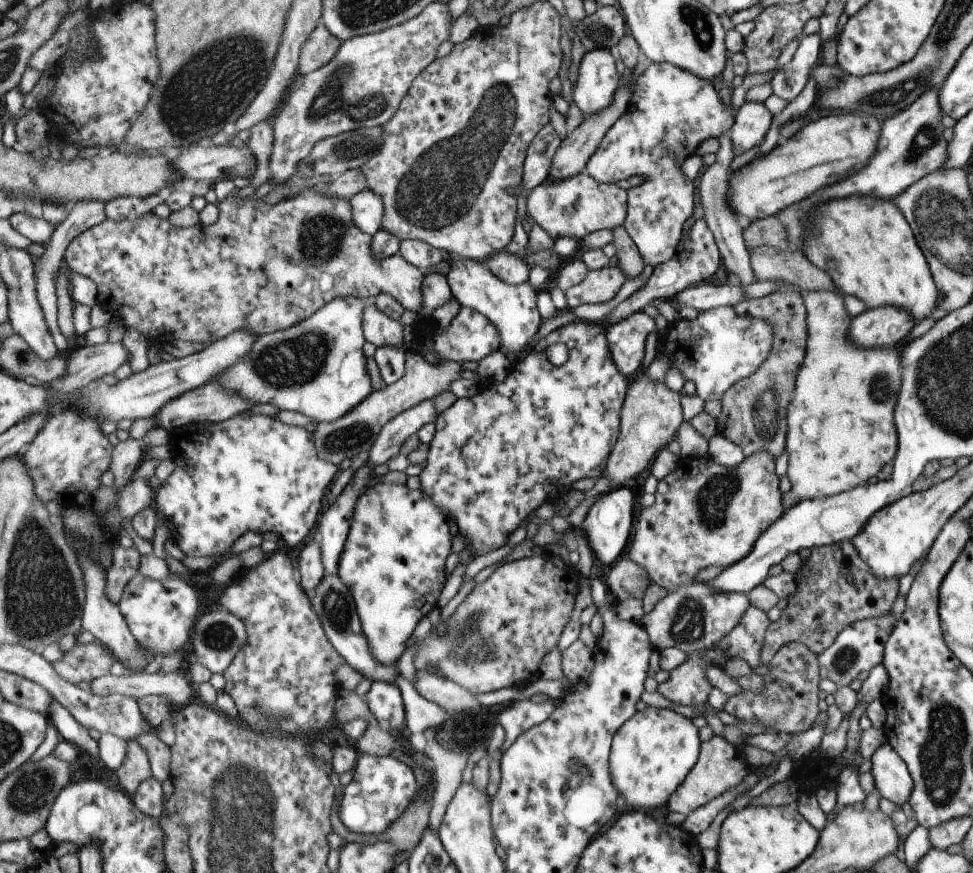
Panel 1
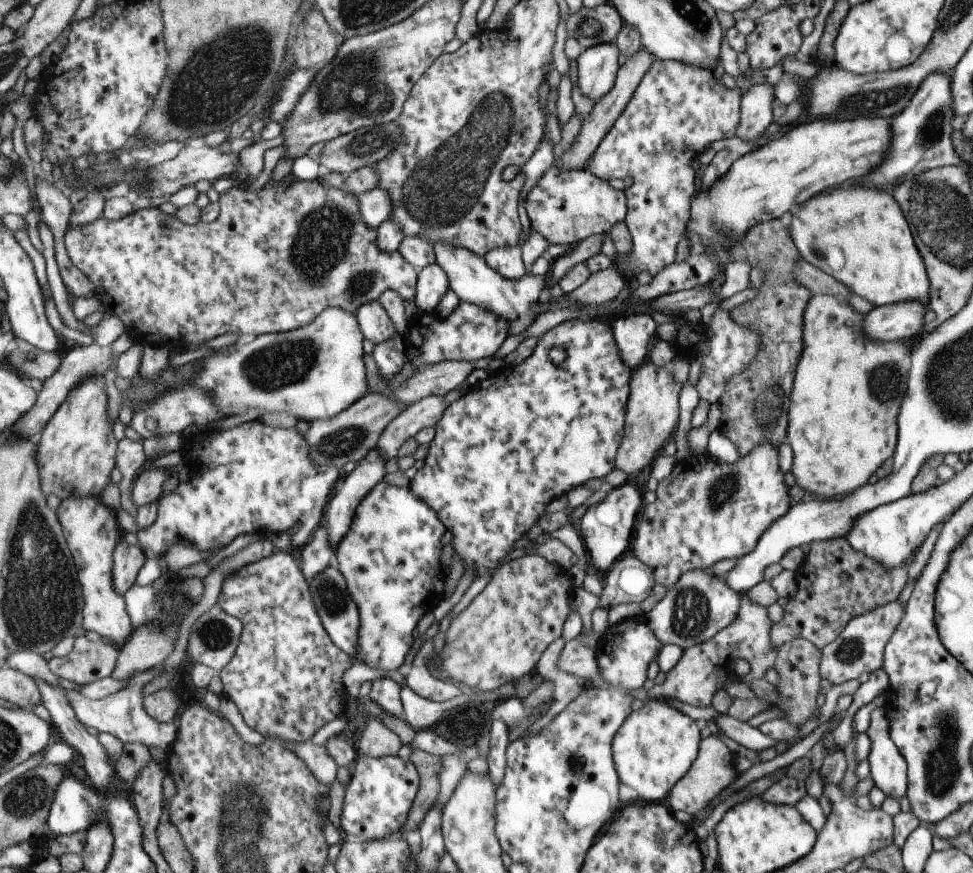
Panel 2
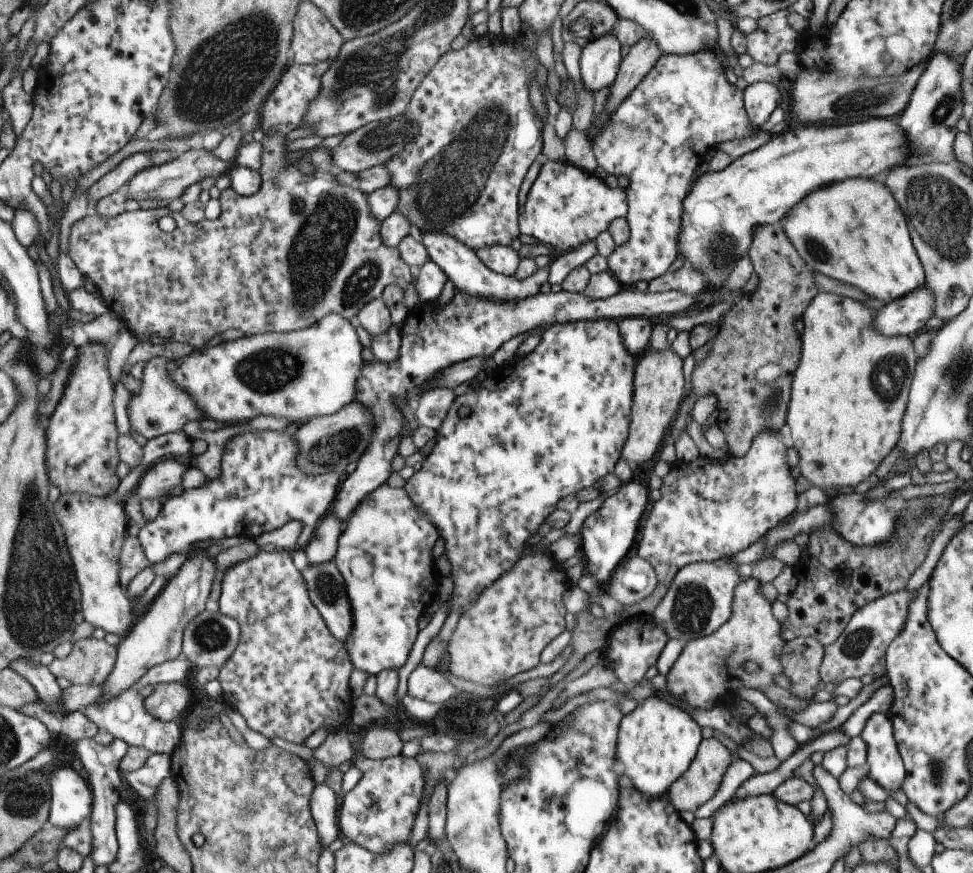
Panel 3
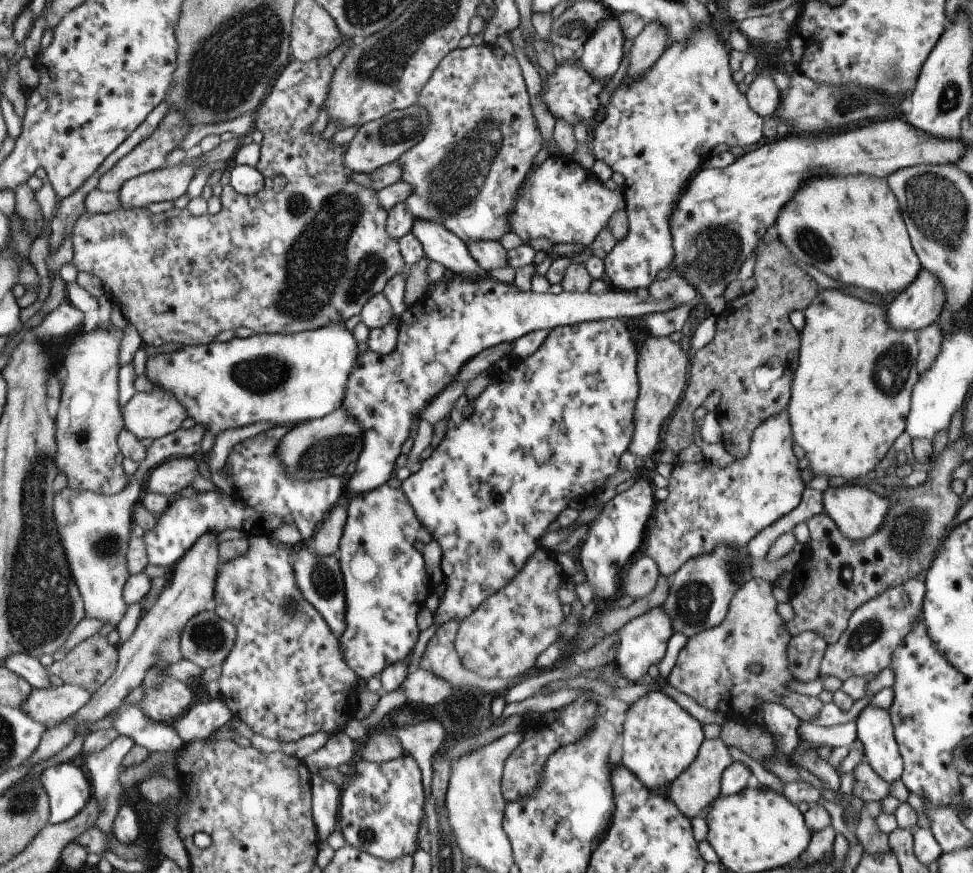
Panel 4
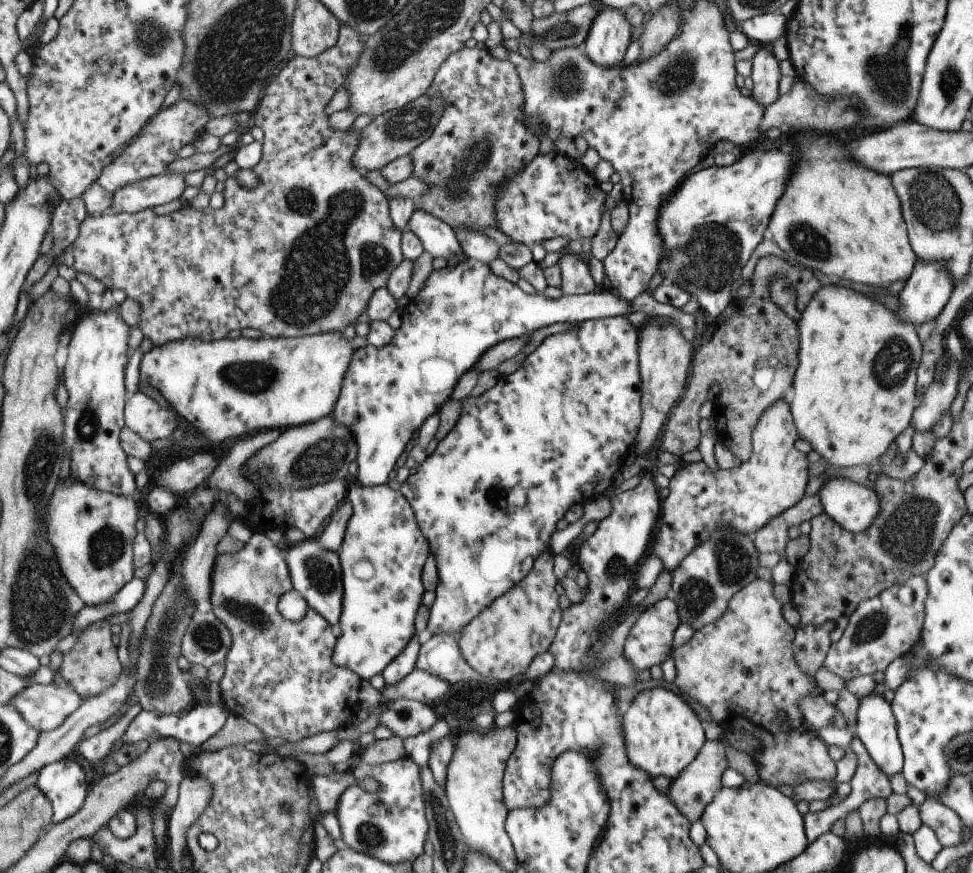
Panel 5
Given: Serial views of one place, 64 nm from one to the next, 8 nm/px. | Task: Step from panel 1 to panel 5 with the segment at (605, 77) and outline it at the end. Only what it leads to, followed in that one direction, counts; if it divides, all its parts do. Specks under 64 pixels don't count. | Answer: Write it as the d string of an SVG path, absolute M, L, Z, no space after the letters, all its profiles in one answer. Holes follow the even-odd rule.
M606 6L604 10L597 12L583 42L589 62L601 68L613 68L622 62L623 54L630 43L629 26L631 24L627 24L621 10Z

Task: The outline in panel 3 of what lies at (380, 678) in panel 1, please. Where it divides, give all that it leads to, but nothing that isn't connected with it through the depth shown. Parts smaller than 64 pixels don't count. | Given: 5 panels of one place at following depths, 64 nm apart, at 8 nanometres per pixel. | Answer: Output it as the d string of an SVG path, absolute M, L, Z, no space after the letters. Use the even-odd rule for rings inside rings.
M334 560L306 564L299 571L311 604L317 609L333 638L345 643L351 630L351 608L344 580Z

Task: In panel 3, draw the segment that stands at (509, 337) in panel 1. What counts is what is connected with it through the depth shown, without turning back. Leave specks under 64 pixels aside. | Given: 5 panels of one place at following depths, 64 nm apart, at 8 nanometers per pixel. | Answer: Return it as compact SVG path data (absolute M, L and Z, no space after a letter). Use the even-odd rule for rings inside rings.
M433 230L433 232L415 231L415 235L423 244L428 260L434 262L446 274L454 288L461 290L467 296L473 296L473 298L481 296L481 298L489 298L489 300L497 300L497 302L499 300L501 302L503 300L513 302L513 300L521 300L521 298L527 298L527 296L539 293L539 286L547 280L548 265L536 269L531 276L519 282L514 277L506 277L491 272L475 256L473 250L461 244L461 242L457 242L457 240L453 239L453 236L447 236L445 232L439 232L438 230Z

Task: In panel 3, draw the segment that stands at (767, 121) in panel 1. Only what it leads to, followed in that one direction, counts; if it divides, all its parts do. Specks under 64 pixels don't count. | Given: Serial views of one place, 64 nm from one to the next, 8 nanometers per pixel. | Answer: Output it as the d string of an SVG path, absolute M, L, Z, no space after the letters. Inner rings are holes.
M764 81L748 84L742 90L743 108L749 124L753 124L753 130L765 126L764 123L770 118L773 110L778 105L783 105L781 91L782 89Z

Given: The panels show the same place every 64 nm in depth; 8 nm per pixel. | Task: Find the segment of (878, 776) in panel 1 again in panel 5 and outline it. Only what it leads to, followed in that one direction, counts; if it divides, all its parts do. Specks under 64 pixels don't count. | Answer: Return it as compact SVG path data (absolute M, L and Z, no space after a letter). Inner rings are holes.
M872 691L858 700L857 717L855 720L855 734L865 747L869 758L885 776L893 776L901 772L903 764L902 750L897 740L896 722L891 712L890 702L885 702L881 694Z

